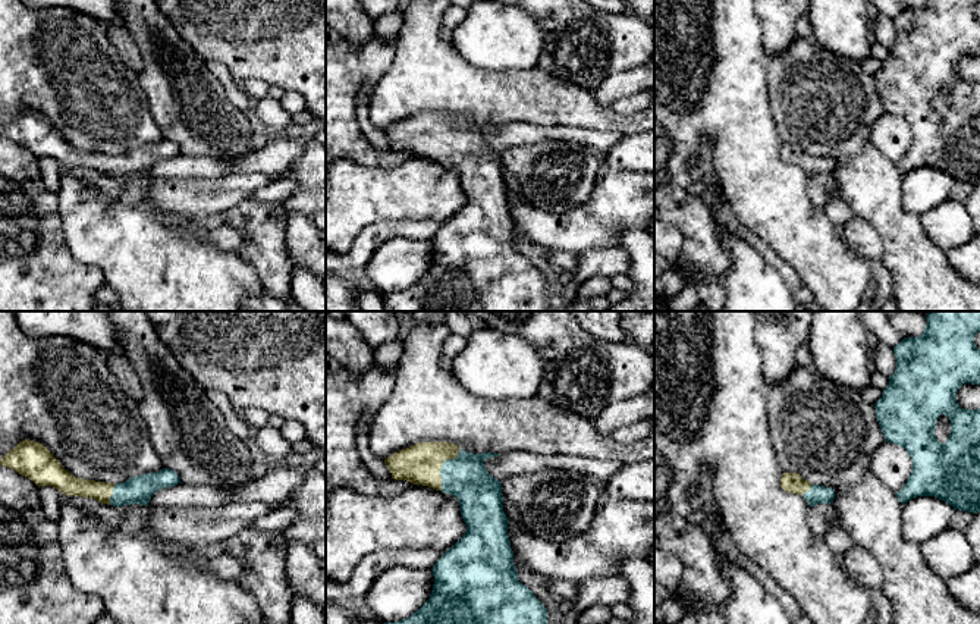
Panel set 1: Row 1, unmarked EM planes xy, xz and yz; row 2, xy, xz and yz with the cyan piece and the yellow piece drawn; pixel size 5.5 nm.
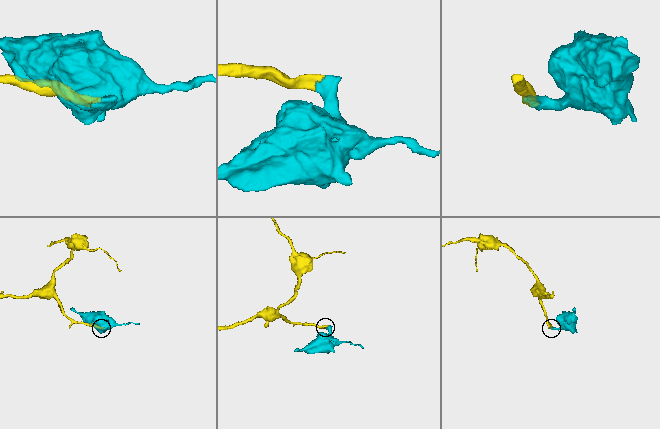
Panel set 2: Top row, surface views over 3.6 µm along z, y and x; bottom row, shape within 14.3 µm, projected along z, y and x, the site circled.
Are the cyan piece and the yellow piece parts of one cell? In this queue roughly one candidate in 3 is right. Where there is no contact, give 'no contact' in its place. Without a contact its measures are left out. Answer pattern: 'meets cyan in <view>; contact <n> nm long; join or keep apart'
meets cyan in xz; contact 220 nm long; join

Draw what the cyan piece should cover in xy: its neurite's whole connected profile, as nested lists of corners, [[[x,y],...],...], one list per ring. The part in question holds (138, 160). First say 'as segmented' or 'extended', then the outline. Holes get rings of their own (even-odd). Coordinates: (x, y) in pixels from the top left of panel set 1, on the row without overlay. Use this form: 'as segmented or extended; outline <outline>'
extended; outline [[[29,110],[19,113],[10,120],[0,131],[0,137],[28,148],[38,159],[53,157],[63,166],[92,169],[113,178],[148,176],[151,167],[158,160],[180,154],[179,147],[170,139],[135,147],[117,156],[78,150],[65,141],[43,115]]]

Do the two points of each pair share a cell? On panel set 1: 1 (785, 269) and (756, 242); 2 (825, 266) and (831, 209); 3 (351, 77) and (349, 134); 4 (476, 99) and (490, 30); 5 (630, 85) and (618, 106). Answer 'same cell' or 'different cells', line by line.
1: same cell
2: different cells
3: same cell
4: different cells
5: different cells

